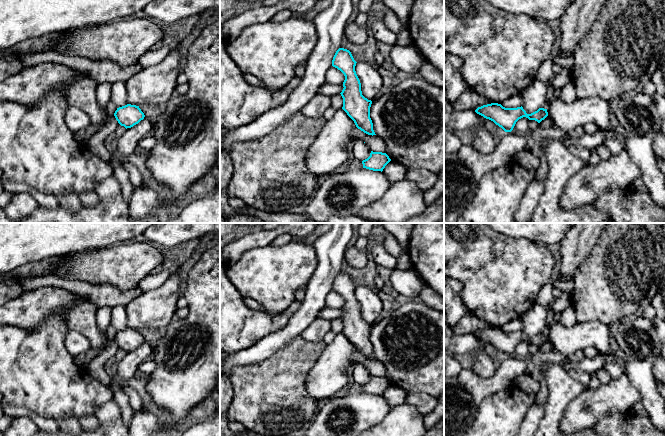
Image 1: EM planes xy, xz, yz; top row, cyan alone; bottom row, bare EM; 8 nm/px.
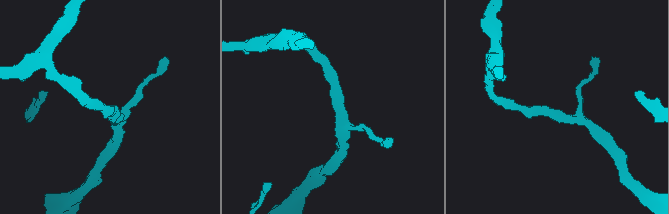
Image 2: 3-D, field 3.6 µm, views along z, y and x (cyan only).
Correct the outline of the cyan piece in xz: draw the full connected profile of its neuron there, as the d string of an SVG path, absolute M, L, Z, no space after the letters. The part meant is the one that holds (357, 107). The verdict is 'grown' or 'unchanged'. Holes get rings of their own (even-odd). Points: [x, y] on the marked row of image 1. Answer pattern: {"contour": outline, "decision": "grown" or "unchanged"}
{"contour": "M339 48L332 60L332 66L345 76L344 88L340 93L343 98L342 109L354 121L358 129L373 136L376 134L370 118L372 101L362 95L361 83L355 71L356 63L351 52L344 48Z", "decision": "unchanged"}

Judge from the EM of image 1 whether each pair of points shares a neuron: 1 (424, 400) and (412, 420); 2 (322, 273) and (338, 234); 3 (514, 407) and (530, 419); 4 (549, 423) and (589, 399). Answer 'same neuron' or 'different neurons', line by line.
1: different neurons
2: same neuron
3: different neurons
4: different neurons

